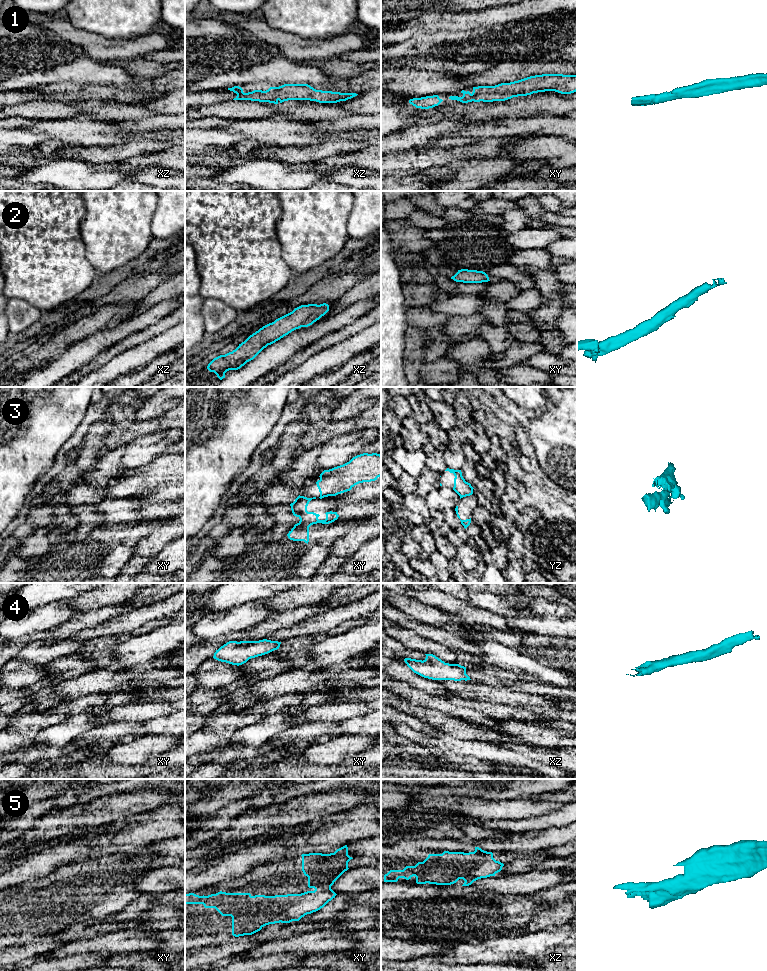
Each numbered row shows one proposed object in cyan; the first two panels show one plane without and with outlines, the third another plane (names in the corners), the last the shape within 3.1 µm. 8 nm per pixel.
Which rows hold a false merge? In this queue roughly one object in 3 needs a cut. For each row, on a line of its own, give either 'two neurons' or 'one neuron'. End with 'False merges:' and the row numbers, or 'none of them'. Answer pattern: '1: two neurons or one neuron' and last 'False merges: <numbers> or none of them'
1: one neuron
2: one neuron
3: one neuron
4: one neuron
5: one neuron
False merges: none of them

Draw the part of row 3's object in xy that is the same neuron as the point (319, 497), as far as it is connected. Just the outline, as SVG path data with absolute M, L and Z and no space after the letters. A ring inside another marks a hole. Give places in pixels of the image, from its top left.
M363 453L349 462L324 470L316 482L320 499L350 491L355 485L377 480L381 476L381 455Z

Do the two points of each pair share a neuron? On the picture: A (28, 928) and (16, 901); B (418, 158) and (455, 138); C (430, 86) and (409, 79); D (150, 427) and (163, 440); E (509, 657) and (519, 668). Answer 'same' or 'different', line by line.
A: same
B: different
C: same
D: different
E: same

